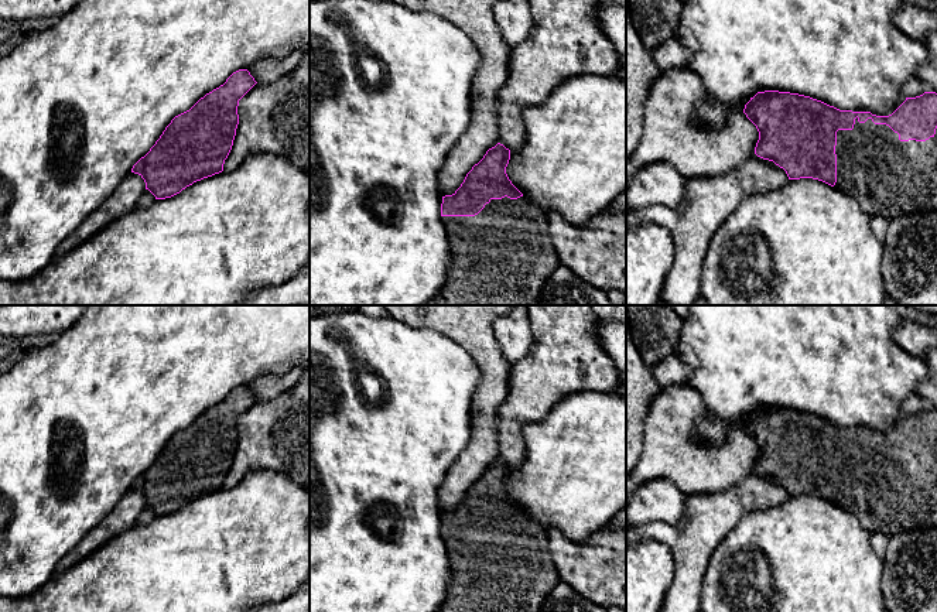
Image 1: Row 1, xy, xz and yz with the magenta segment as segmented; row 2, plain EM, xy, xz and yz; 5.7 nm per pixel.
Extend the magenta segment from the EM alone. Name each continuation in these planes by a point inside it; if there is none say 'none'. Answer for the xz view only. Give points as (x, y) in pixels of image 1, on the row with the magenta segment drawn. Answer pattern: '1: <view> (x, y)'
1: xz (502, 256)

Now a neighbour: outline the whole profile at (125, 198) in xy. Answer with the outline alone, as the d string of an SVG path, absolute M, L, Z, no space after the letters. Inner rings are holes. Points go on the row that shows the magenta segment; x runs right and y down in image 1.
M130 172L114 192L102 204L102 206L90 213L85 222L66 237L58 249L54 260L85 243L113 220L134 211L144 191L146 182L141 175Z

